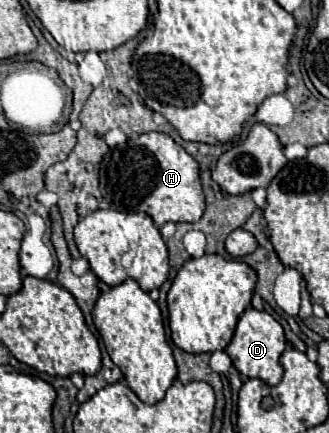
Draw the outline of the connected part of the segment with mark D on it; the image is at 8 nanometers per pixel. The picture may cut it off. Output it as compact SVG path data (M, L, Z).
M246 308L236 324L236 332L226 348L226 354L232 358L234 368L246 376L246 378L258 378L264 380L270 386L276 386L282 380L282 366L280 366L280 354L286 348L284 328L268 314L258 312L254 308Z

